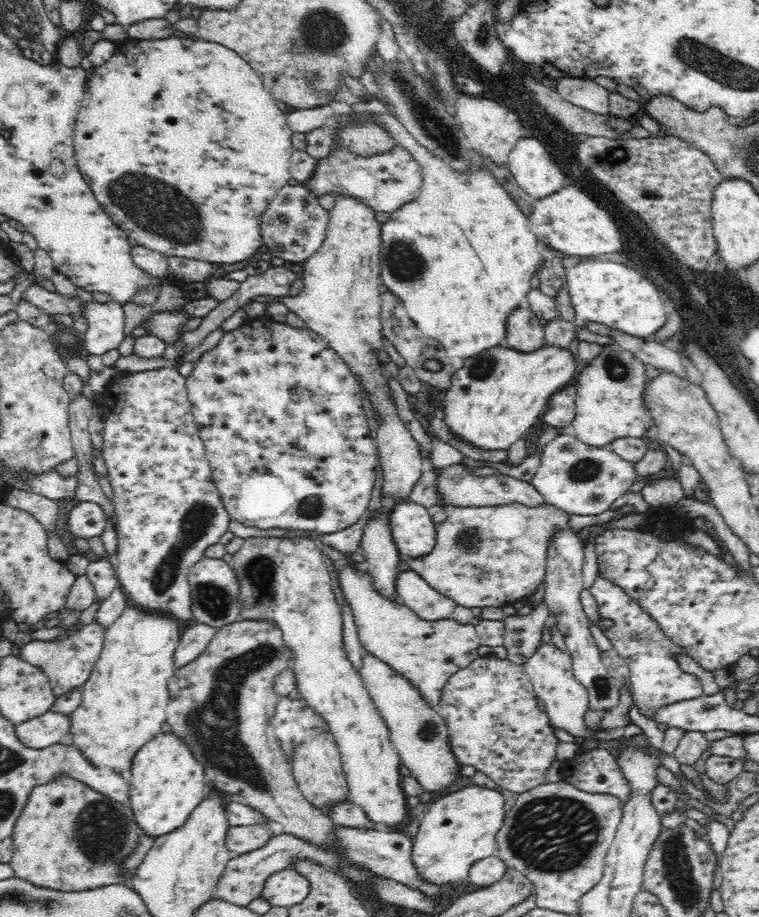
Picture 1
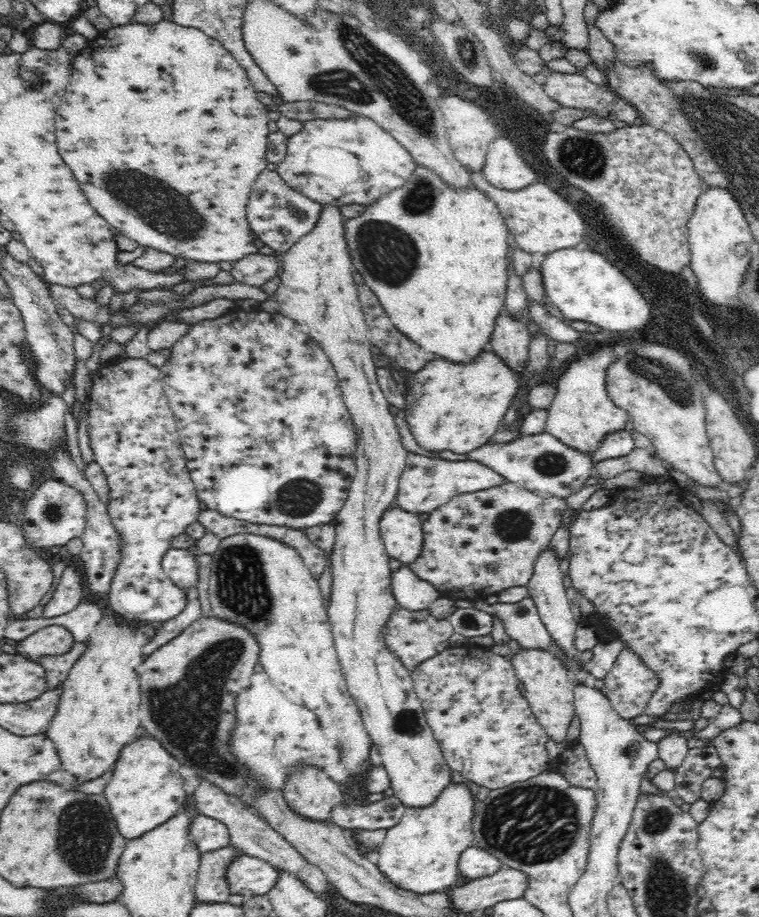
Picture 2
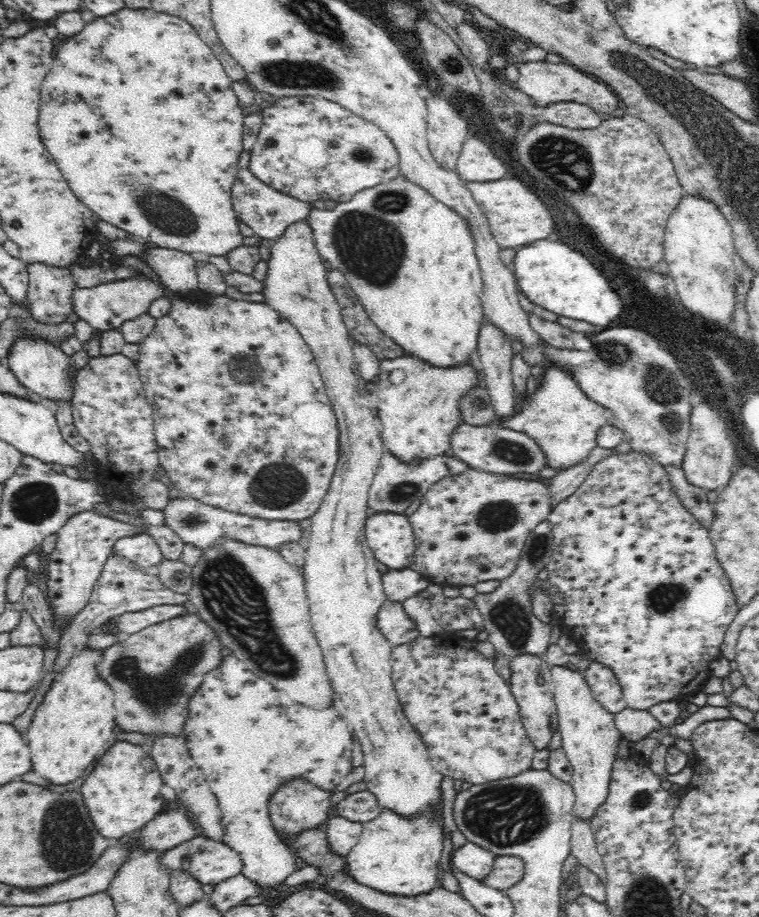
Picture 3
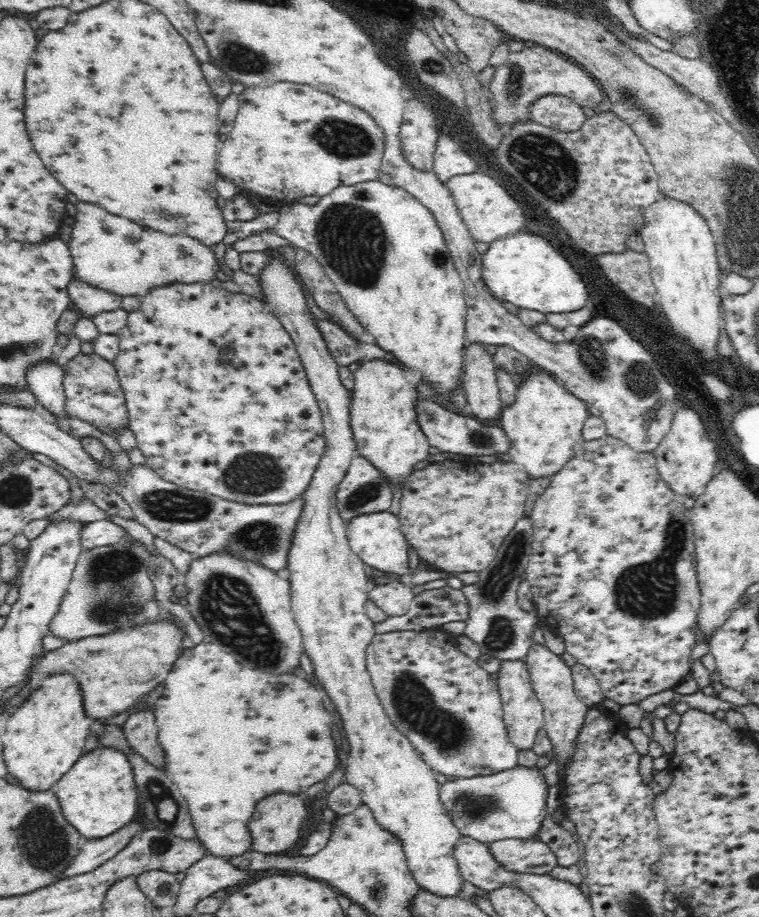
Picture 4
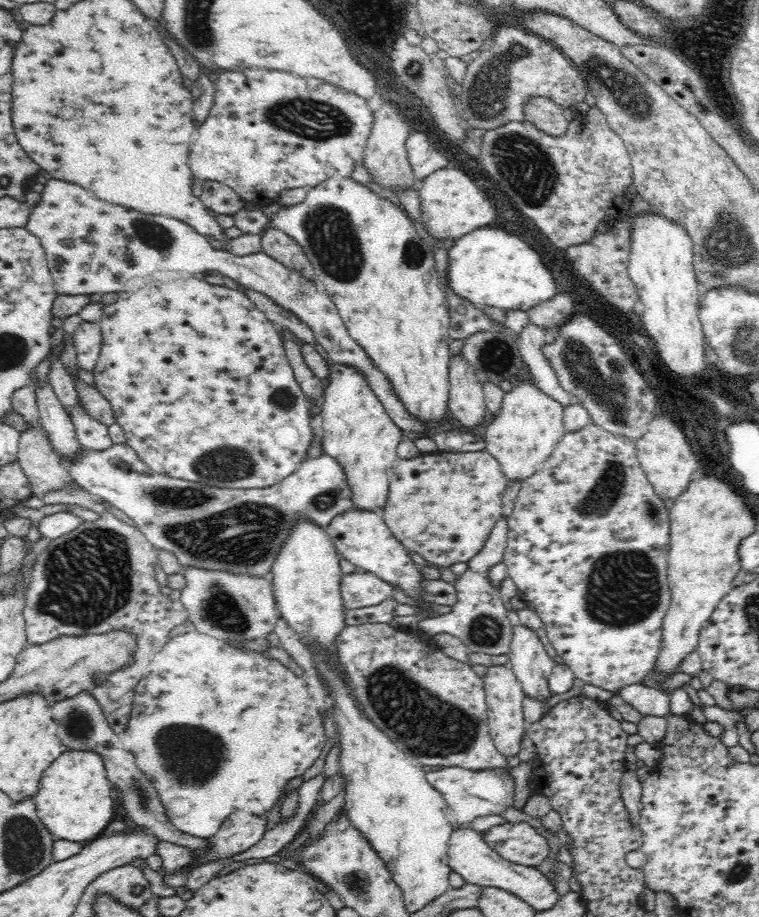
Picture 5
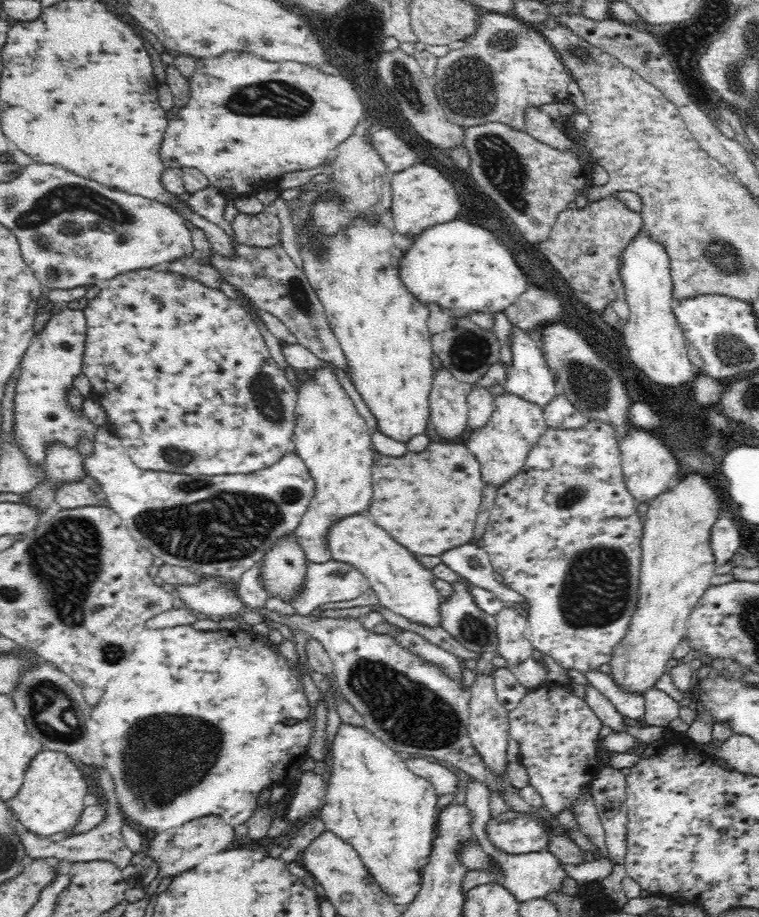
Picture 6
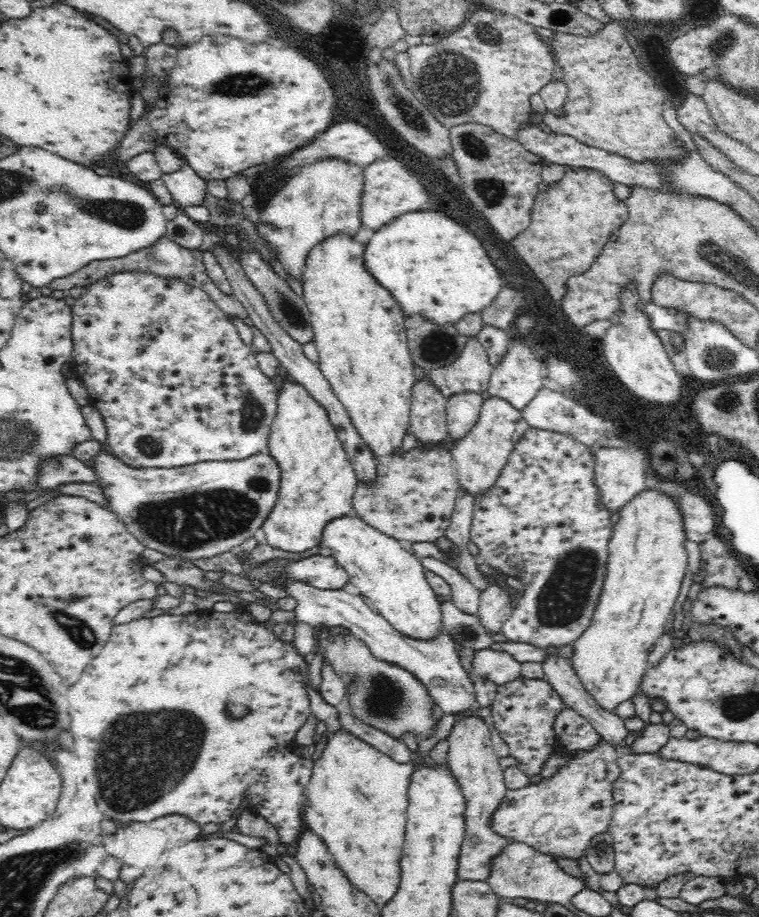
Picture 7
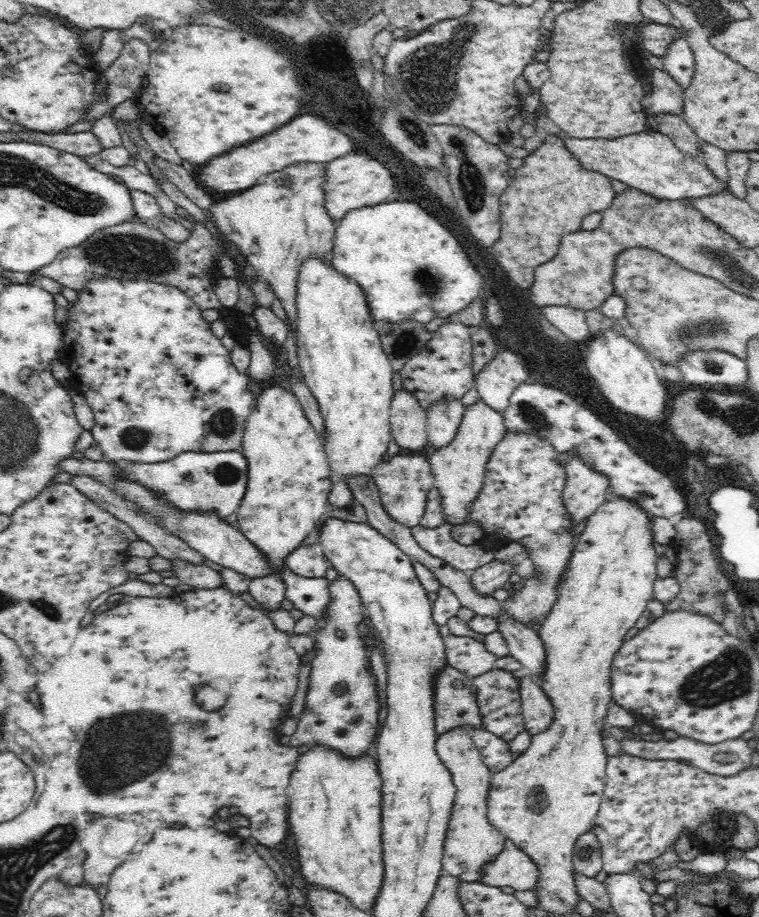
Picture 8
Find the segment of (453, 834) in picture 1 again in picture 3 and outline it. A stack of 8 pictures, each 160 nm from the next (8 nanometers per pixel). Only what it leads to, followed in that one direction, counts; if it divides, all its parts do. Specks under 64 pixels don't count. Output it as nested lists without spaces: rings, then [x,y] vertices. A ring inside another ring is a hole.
[[[442,799],[432,804],[427,812],[420,812],[420,815],[410,818],[400,816],[386,808],[375,819],[362,822],[363,831],[358,844],[348,854],[337,854],[345,859],[345,874],[364,887],[375,888],[388,895],[416,896],[442,886],[442,880],[437,878],[438,865],[446,846],[450,846],[450,843],[444,843],[450,842],[450,830],[445,830]]]

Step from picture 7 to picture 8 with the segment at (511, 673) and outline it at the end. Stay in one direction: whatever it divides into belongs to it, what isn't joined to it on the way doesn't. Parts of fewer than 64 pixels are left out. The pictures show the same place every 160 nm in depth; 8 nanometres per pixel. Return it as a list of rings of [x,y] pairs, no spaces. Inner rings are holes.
[[[444,636],[448,665],[462,672],[470,680],[497,669],[495,654],[488,652],[484,643],[470,637]]]

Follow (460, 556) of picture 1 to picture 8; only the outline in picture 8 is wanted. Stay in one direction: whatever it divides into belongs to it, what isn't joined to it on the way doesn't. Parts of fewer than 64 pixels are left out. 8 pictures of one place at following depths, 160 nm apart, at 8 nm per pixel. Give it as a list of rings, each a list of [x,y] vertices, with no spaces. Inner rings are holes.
[[[404,451],[400,455],[384,458],[373,468],[372,477],[386,513],[410,530],[420,526],[421,514],[425,511],[427,490],[432,487],[432,465],[429,456]]]

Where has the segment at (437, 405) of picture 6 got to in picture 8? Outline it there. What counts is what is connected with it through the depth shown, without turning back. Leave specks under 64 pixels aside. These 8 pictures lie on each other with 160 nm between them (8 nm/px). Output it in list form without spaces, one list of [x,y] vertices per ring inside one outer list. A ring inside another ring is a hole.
[[[404,390],[395,392],[390,409],[391,435],[405,452],[420,450],[428,444],[427,410]]]

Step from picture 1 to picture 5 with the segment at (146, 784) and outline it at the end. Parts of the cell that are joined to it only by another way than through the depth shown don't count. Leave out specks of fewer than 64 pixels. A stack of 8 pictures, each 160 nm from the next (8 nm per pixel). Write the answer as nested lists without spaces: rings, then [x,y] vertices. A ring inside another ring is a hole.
[[[72,751],[62,753],[44,772],[35,800],[36,816],[44,824],[45,831],[64,840],[86,844],[108,832],[108,825],[116,816],[116,800],[112,796],[114,783],[107,777],[105,760],[97,752]]]

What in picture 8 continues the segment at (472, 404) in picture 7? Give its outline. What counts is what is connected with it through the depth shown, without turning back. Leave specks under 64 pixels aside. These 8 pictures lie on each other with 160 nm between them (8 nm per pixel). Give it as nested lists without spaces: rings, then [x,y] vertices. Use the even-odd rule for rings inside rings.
[[[461,398],[440,400],[427,410],[428,443],[432,446],[447,445],[459,429],[468,405]]]

